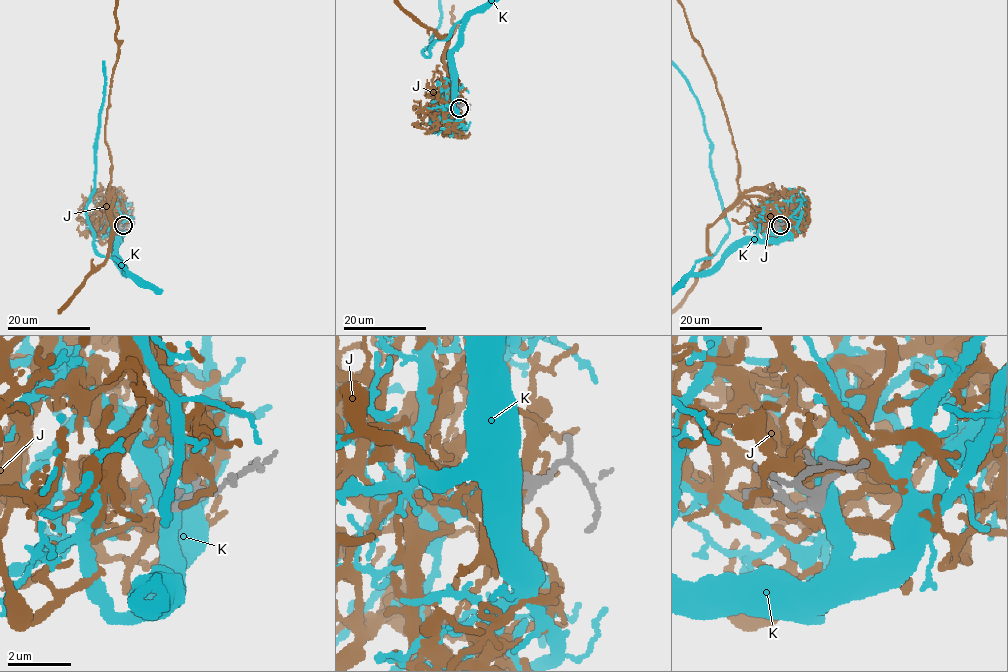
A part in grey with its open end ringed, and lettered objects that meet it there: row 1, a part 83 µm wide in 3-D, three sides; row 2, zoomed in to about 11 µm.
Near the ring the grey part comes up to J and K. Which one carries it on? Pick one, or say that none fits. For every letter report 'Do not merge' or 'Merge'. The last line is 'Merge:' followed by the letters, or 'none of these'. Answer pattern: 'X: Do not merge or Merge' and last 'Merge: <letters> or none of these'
J: Merge
K: Do not merge
Merge: J

